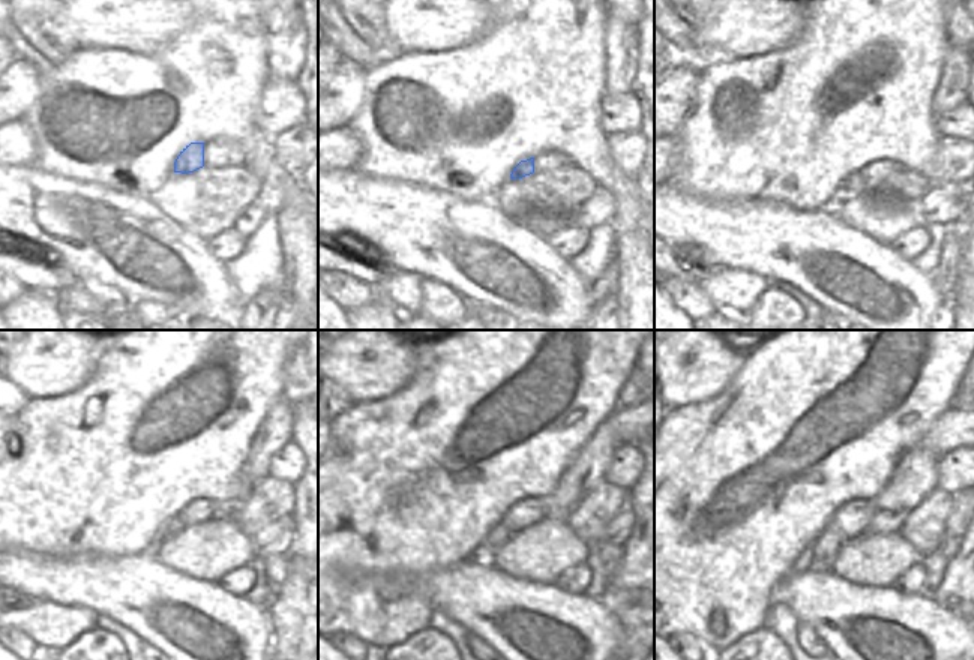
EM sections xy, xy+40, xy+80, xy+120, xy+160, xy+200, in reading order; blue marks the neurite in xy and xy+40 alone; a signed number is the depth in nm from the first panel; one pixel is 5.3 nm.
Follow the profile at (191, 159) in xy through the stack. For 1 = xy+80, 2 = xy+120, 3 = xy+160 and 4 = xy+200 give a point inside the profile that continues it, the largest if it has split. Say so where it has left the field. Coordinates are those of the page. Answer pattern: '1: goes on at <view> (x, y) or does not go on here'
1: goes on at xy+80 (854, 185)
2: goes on at xy+120 (167, 530)
3: goes on at xy+160 (497, 536)
4: goes on at xy+200 (829, 542)

